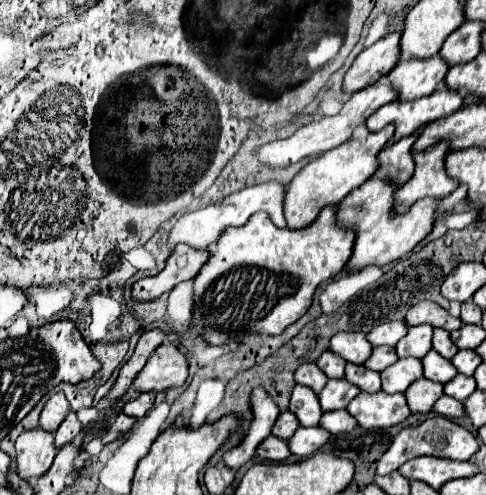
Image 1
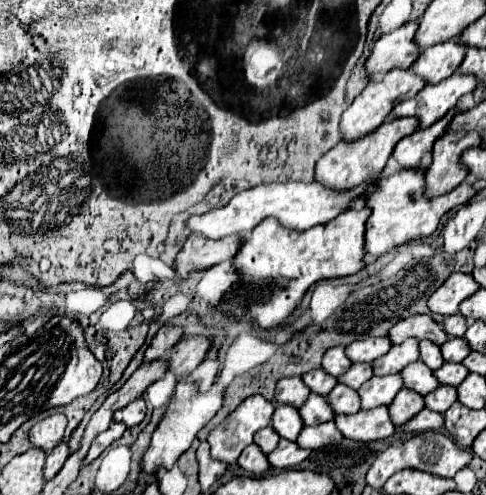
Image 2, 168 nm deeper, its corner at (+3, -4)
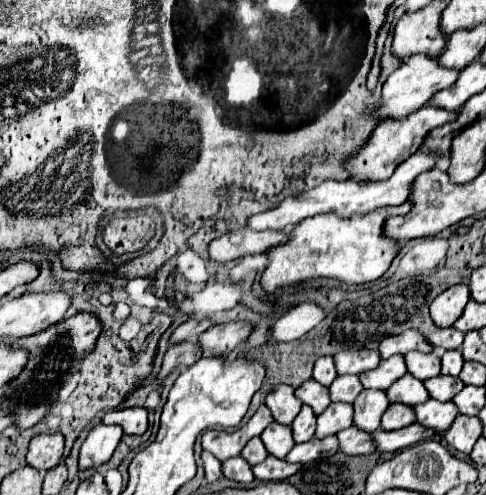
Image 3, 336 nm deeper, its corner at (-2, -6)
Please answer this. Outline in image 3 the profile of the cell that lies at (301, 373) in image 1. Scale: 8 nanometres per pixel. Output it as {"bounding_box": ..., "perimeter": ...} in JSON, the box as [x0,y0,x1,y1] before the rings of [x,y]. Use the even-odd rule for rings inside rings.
{"bounding_box":[265,386,301,426],"perimeter":[[[275,386],[275,390],[271,390],[267,394],[265,406],[271,410],[275,422],[289,426],[295,416],[299,414],[301,406],[299,406],[299,398],[295,398],[295,390],[291,390],[291,386]]]}

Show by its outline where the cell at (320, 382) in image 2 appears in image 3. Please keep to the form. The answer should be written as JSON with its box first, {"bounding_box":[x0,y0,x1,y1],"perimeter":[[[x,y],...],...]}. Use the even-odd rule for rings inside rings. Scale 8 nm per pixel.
{"bounding_box":[295,380,329,416],"perimeter":[[[307,380],[303,386],[299,386],[295,390],[295,396],[307,404],[315,416],[319,416],[327,406],[329,406],[329,398],[327,398],[327,388],[325,386],[319,386],[319,382],[315,380]]]}

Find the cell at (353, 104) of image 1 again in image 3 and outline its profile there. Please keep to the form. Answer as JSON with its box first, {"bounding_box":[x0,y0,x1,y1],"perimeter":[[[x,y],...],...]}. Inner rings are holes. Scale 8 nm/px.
{"bounding_box":[379,54,459,118],"perimeter":[[[415,54],[415,56],[405,58],[405,62],[383,84],[383,106],[379,108],[379,118],[387,118],[387,116],[403,118],[419,110],[431,100],[433,94],[453,86],[457,78],[459,78],[459,70],[449,70],[441,66],[437,58],[429,58],[425,54]]]}

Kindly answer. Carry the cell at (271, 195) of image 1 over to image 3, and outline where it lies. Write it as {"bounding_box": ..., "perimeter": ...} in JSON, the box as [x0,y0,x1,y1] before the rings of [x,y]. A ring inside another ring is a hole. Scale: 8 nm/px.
{"bounding_box":[247,148,439,230],"perimeter":[[[421,148],[411,158],[407,158],[407,162],[399,164],[399,168],[387,180],[367,180],[367,182],[361,182],[361,180],[355,180],[355,178],[349,178],[349,180],[343,180],[343,182],[327,180],[327,182],[299,194],[297,198],[287,198],[283,204],[279,204],[273,210],[251,216],[247,226],[253,228],[253,230],[285,230],[285,228],[291,228],[305,218],[311,218],[311,216],[317,216],[317,214],[323,214],[323,212],[333,212],[333,214],[339,214],[339,216],[351,216],[351,214],[365,214],[367,210],[375,210],[375,208],[381,208],[381,206],[399,206],[399,204],[407,202],[407,198],[413,190],[415,178],[421,172],[431,170],[437,164],[437,160],[439,160],[437,152]]]}

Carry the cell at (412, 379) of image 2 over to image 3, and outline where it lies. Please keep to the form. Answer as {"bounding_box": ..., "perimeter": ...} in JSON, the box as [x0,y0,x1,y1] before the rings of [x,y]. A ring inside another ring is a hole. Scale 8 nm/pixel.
{"bounding_box":[387,374,429,406],"perimeter":[[[405,374],[403,378],[399,378],[389,390],[387,390],[387,400],[391,404],[399,402],[405,406],[415,406],[421,402],[429,400],[429,394],[423,386],[423,382],[419,382],[417,378],[411,378],[411,374]]]}

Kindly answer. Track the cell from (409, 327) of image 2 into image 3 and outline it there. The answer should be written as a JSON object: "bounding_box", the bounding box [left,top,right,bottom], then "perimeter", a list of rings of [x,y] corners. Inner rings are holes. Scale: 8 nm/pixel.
{"bounding_box":[379,330,433,360],"perimeter":[[[405,330],[399,336],[391,336],[391,338],[383,338],[379,344],[379,356],[385,360],[393,354],[407,354],[409,350],[417,350],[417,352],[431,352],[433,346],[427,346],[427,342],[423,342],[423,334],[417,330]]]}

